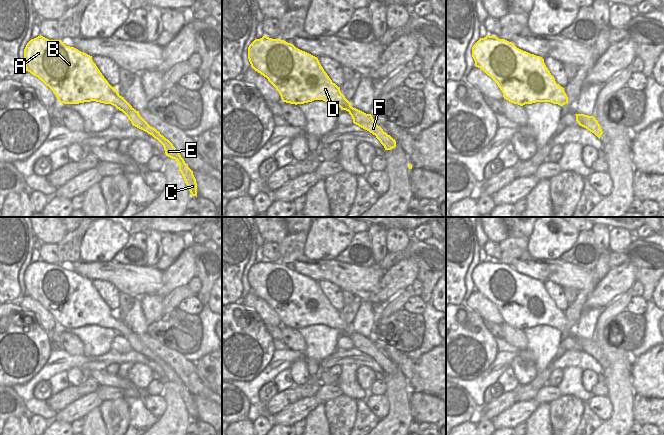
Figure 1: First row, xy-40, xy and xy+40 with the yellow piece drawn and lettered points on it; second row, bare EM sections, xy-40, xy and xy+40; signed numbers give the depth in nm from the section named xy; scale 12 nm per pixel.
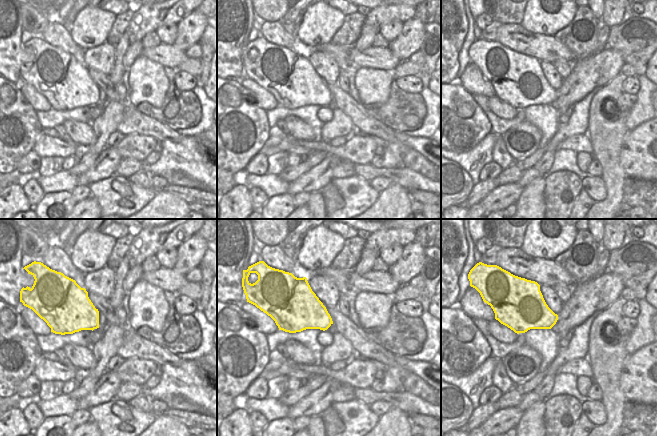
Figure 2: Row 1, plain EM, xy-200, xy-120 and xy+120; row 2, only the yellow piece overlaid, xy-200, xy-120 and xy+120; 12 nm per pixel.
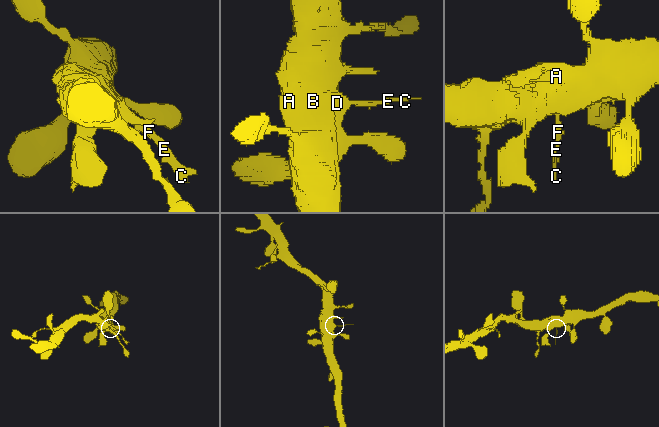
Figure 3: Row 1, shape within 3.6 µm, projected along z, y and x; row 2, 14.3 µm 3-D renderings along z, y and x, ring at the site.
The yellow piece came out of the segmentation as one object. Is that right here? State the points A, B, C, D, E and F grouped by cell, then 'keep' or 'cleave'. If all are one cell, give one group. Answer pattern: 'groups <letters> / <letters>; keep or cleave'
groups A B C D E F; keep

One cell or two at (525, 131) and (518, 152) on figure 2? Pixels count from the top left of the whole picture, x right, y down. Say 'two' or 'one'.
one

